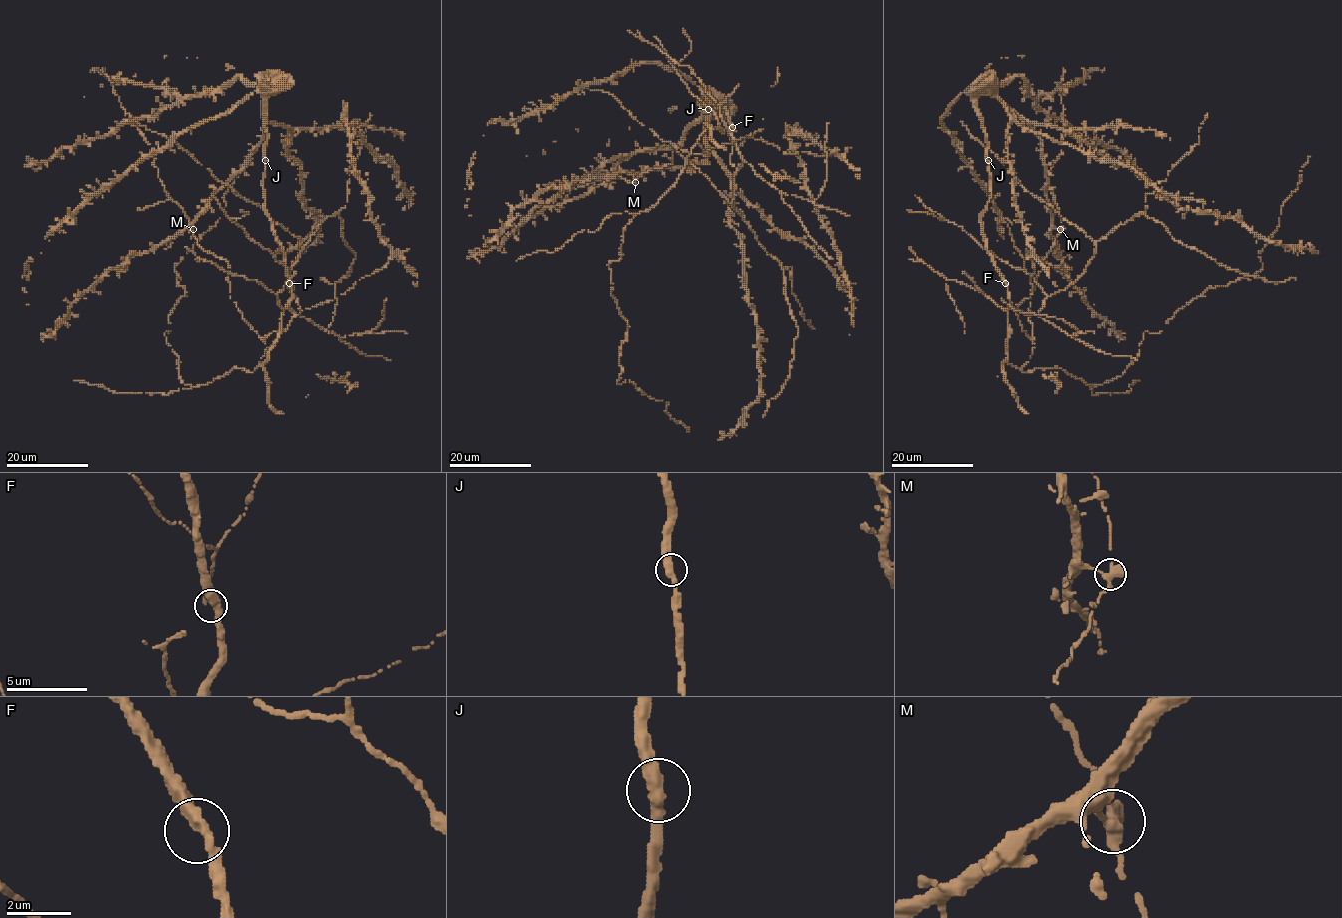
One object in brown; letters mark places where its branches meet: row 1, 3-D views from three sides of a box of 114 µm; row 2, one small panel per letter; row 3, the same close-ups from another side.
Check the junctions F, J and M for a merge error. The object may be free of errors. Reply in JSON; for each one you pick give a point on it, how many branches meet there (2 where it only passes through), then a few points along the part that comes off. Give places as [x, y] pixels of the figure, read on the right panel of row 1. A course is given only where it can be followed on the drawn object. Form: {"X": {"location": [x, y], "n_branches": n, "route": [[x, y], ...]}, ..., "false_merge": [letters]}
{"false_merge": []}

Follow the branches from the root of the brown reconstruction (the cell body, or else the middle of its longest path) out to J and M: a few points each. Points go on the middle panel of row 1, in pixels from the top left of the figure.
J: (733, 128), (724, 108), (712, 102), (708, 109)
M: (733, 128), (718, 104), (712, 102), (705, 112), (709, 98), (704, 162), (648, 169), (635, 174), (635, 182)

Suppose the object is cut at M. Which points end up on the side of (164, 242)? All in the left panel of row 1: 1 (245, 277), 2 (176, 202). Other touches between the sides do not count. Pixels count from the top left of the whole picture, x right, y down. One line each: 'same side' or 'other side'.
1: same side
2: other side

